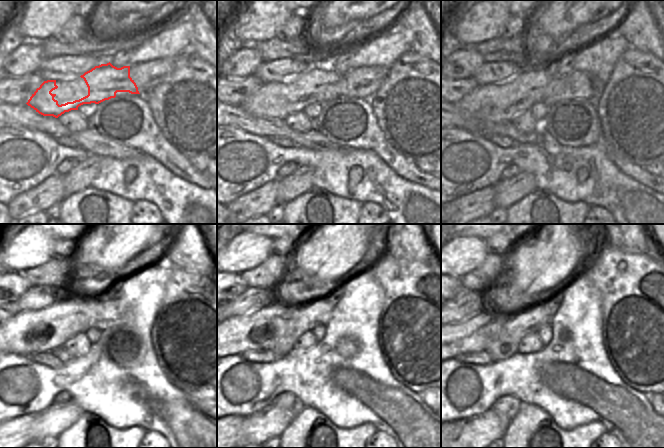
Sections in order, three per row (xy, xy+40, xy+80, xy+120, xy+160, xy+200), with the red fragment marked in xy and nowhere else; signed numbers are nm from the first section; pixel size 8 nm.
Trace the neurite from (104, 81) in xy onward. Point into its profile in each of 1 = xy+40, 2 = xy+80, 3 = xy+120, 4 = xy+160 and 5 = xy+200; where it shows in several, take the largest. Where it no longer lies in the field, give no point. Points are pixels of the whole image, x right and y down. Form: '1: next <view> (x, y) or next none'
1: next xy+40 (264, 103)
2: next xy+80 (486, 102)
3: next xy+120 (26, 333)
4: next xy+160 (257, 330)
5: next xy+200 (477, 334)

